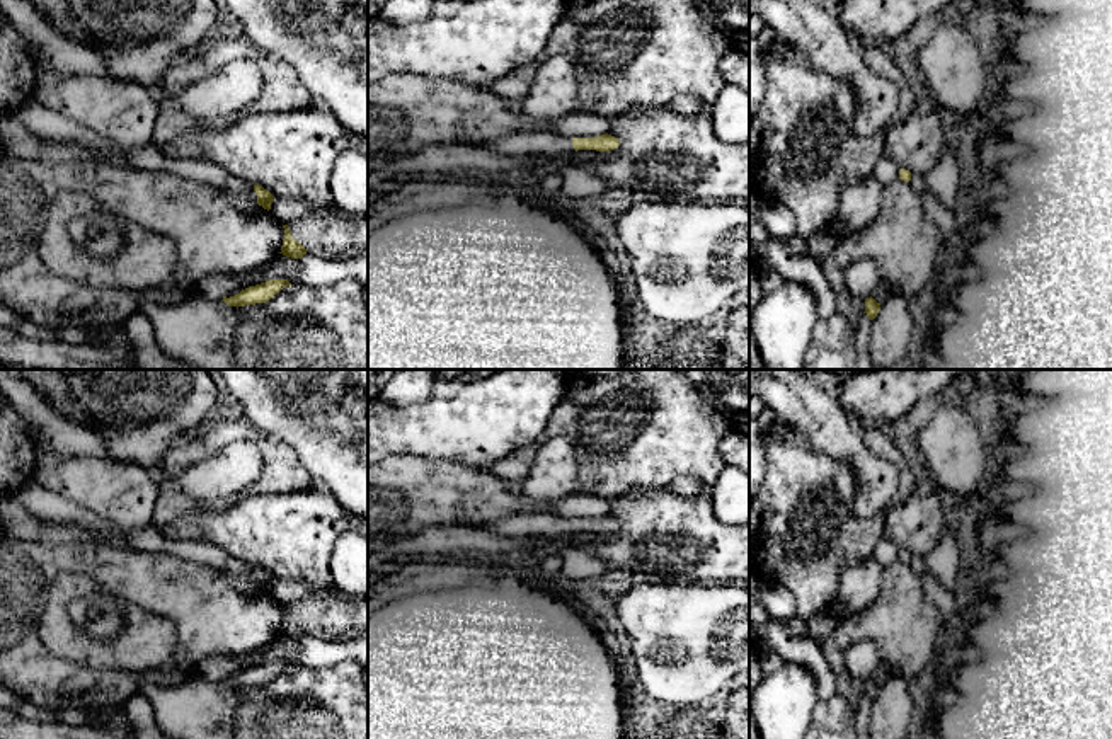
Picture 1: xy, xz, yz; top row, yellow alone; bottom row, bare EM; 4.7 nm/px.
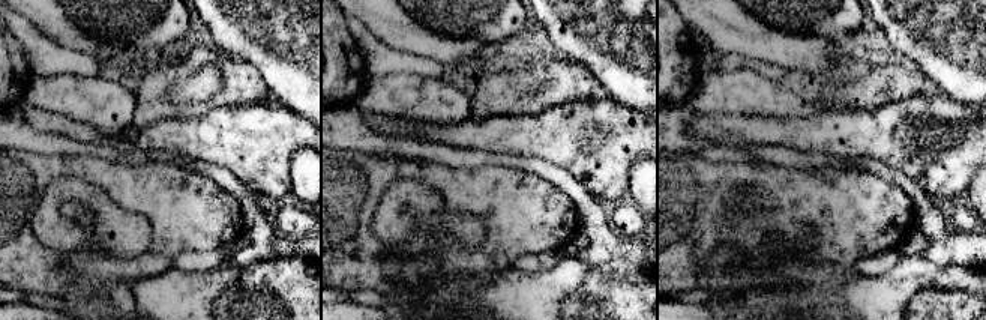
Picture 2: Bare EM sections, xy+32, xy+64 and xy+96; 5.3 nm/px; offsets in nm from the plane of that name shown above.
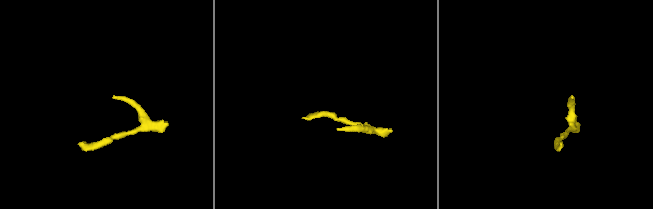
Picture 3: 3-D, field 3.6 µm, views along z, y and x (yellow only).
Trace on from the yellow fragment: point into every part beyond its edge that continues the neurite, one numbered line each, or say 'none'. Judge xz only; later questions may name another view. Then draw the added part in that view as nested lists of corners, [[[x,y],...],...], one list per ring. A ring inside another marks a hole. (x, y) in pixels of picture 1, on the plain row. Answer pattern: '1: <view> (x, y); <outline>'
1: xz (537, 523); [[[545,513],[516,514],[489,523],[473,521],[479,526],[501,536],[564,536],[574,533],[572,519],[562,519]]]

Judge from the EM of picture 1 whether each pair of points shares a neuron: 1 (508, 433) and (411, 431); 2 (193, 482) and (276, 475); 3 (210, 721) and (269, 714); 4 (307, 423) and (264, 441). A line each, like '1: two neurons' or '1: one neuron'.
1: one neuron
2: two neurons
3: two neurons
4: two neurons

